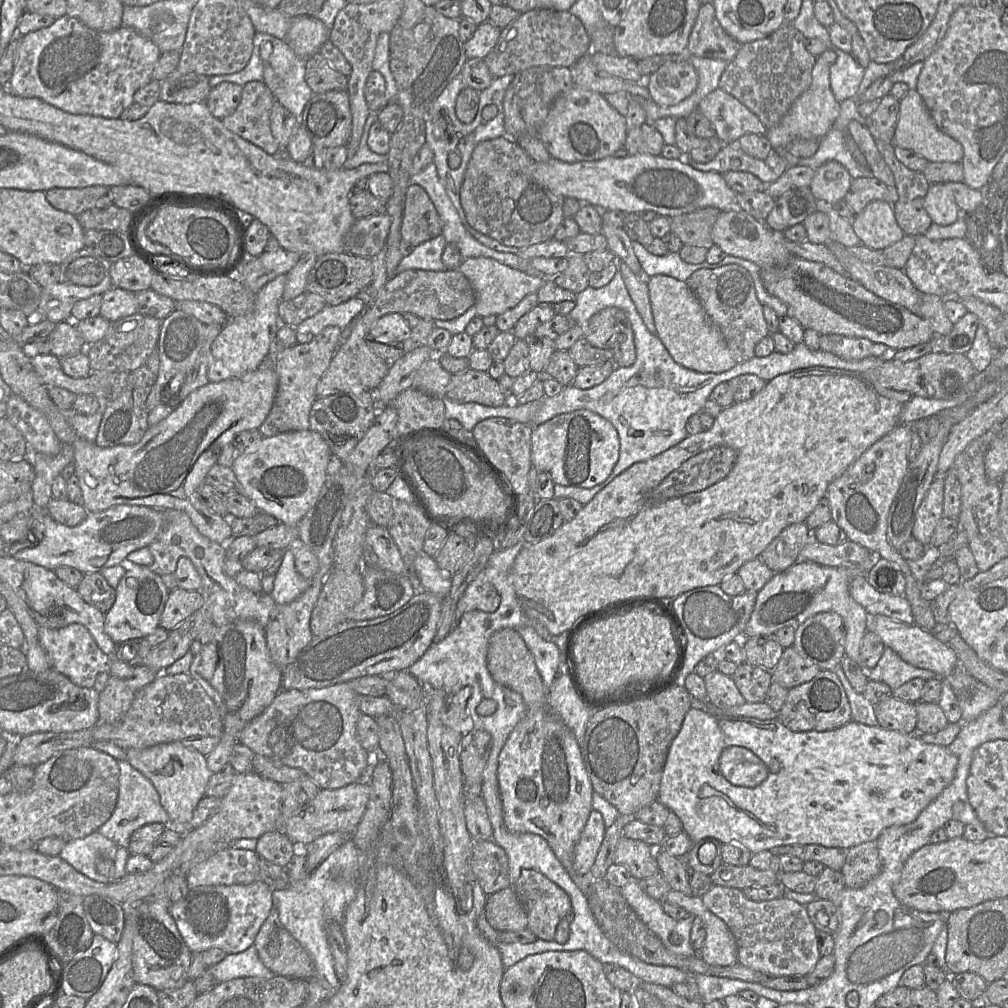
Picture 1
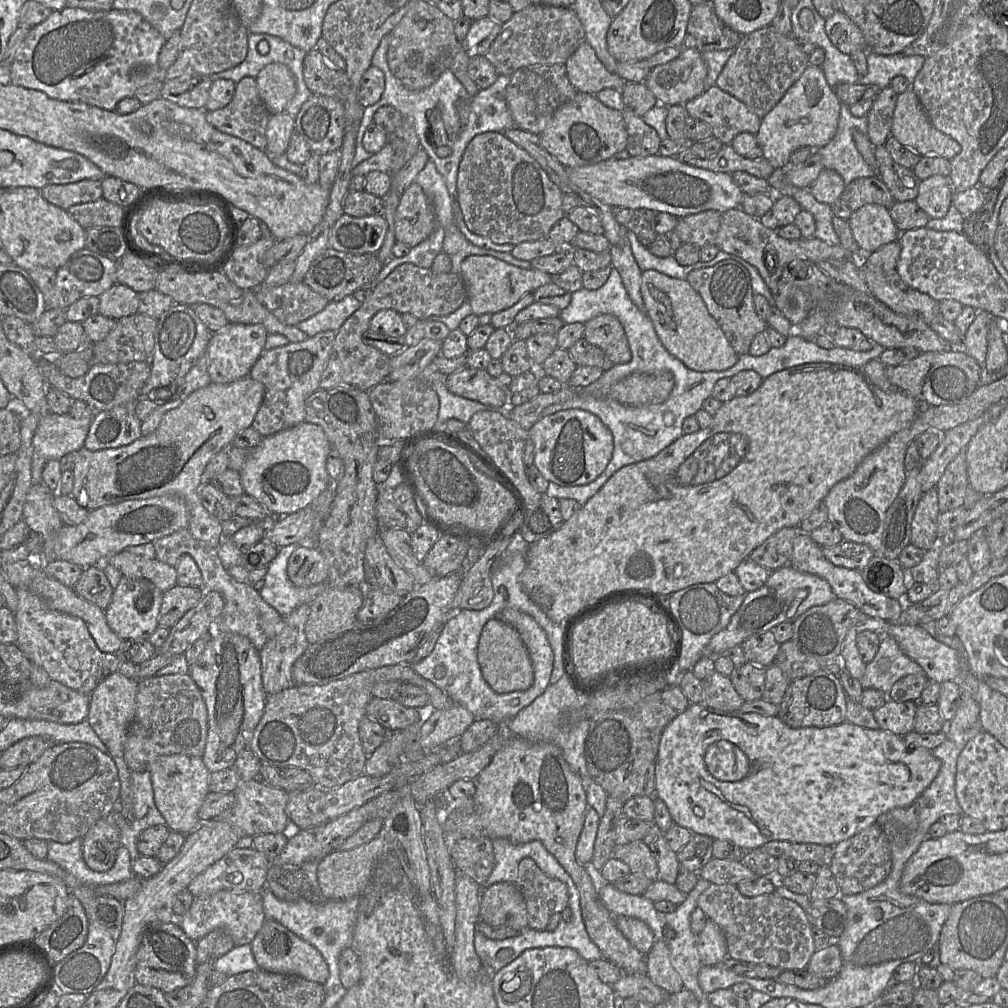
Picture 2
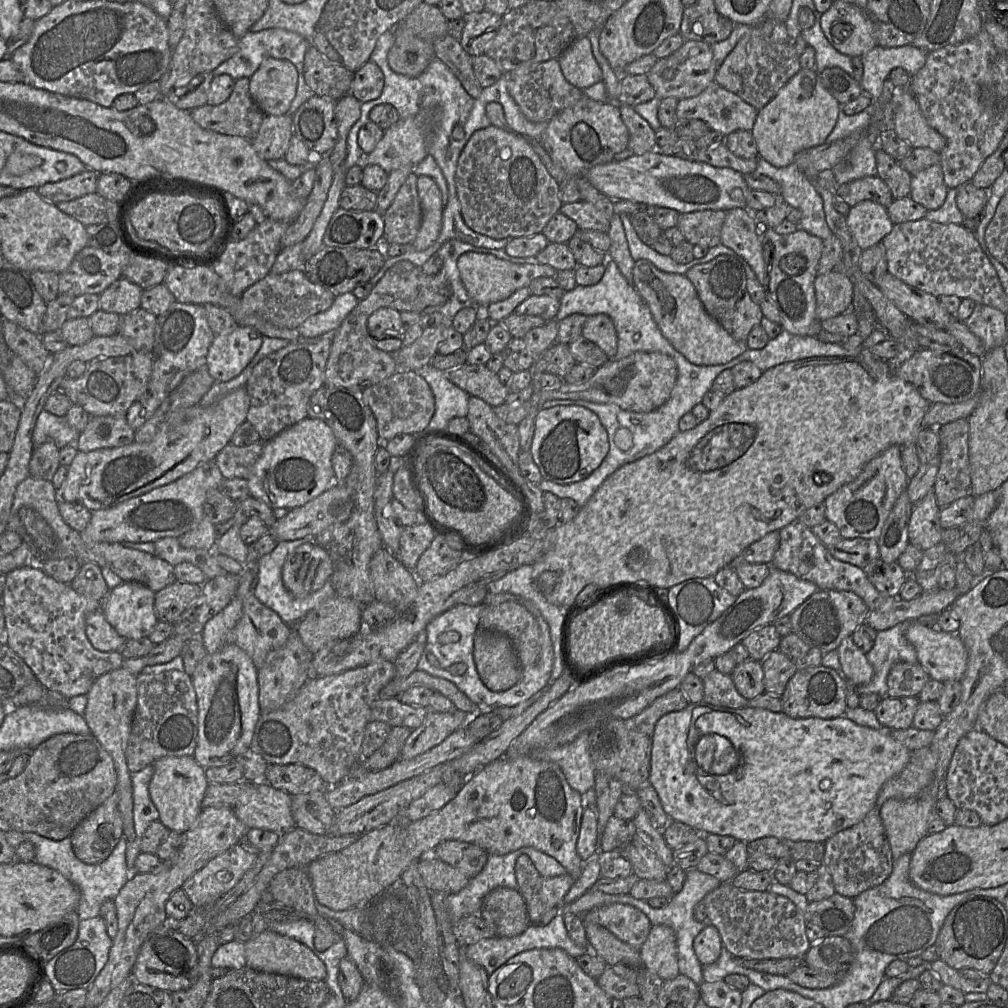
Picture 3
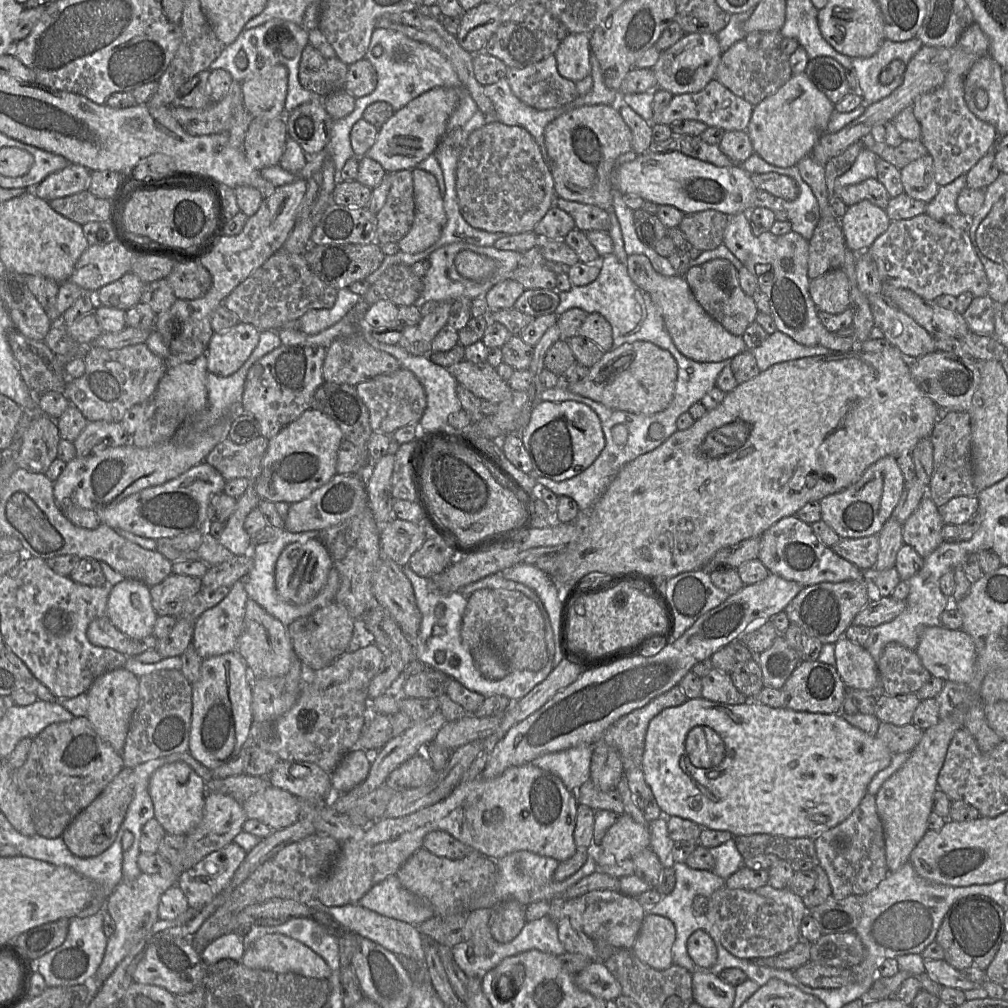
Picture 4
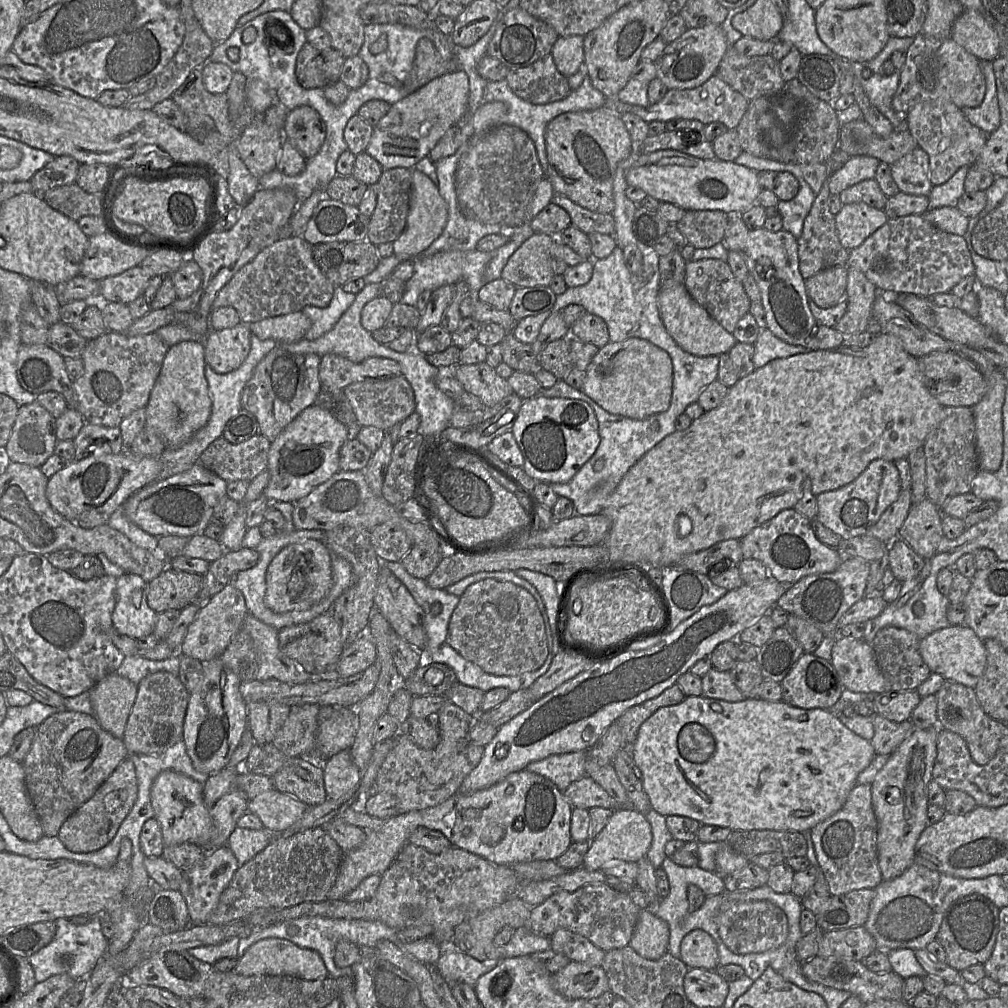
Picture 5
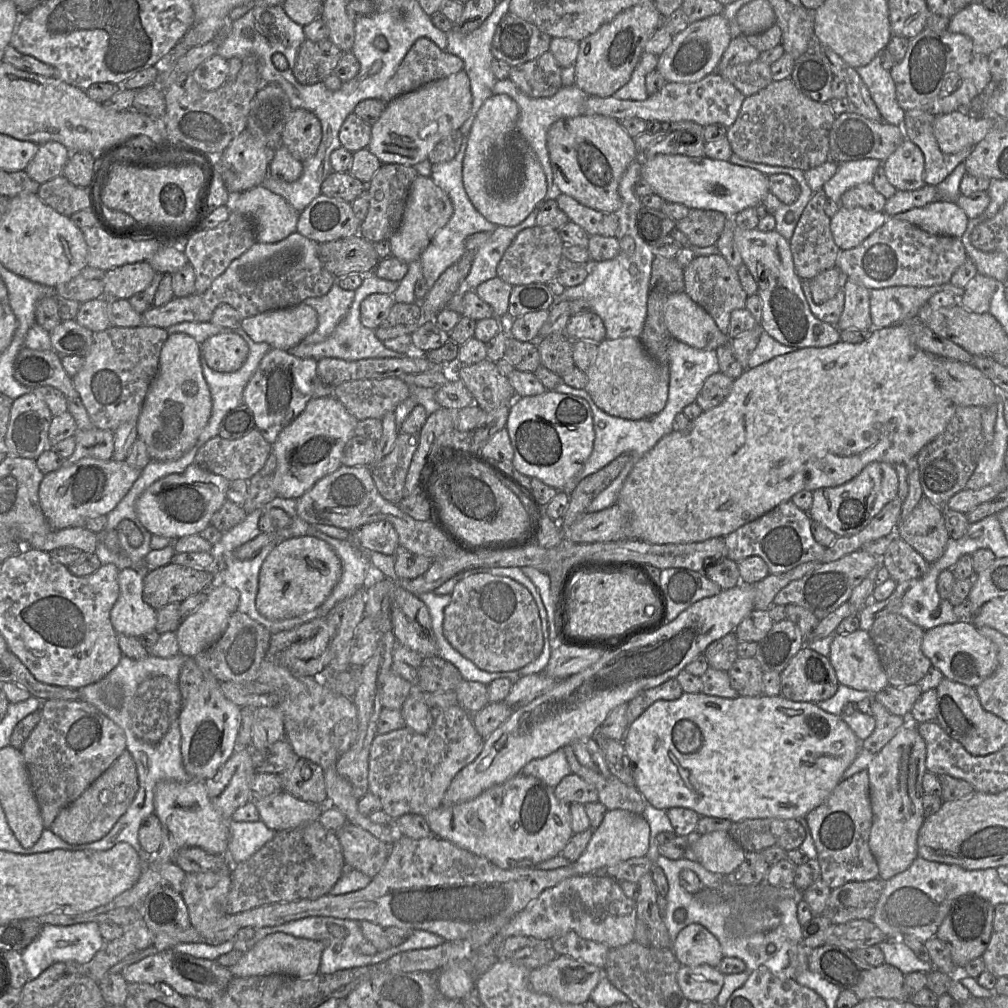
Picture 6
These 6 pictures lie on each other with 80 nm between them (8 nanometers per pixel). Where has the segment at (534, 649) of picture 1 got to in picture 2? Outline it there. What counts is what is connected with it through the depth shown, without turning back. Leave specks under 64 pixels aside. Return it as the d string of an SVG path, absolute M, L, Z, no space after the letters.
M505 608L496 617L517 630L525 644L536 673L542 671L544 690L548 687L553 669L554 654L543 628L528 614L513 608Z

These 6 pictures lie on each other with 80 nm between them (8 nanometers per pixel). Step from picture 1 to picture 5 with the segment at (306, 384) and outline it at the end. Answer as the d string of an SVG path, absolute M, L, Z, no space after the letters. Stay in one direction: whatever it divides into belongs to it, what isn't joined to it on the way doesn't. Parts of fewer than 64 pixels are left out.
M278 344L255 367L242 391L241 406L257 418L260 432L269 441L274 441L299 413L315 403L321 390L320 361L318 354L294 354Z

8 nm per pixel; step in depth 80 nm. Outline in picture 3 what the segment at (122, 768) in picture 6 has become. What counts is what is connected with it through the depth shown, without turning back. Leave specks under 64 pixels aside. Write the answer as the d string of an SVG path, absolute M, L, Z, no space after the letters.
M117 790L82 820L70 835L75 856L86 864L98 864L109 857L123 835Z

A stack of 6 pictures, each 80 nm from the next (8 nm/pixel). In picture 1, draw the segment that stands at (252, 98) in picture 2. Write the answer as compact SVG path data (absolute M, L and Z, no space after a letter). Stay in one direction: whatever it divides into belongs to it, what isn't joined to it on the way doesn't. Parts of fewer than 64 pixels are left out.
M263 81L248 82L242 87L241 101L235 111L223 118L221 122L225 128L234 134L273 156L280 149L270 129L270 112L274 103L274 96Z

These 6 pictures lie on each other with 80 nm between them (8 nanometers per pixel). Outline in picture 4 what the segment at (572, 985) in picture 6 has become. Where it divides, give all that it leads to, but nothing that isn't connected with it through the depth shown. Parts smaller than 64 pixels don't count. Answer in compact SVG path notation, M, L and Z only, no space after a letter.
M591 960L583 970L574 974L574 980L579 989L605 1001L614 1001L622 995L621 985L605 967L604 963L599 960Z

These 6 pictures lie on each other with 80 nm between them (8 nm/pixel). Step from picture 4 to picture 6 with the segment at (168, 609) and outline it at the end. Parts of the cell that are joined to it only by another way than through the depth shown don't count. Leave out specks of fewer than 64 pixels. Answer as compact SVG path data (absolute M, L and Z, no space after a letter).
M170 562L144 575L143 600L155 610L208 591L215 584L211 569L195 569Z

